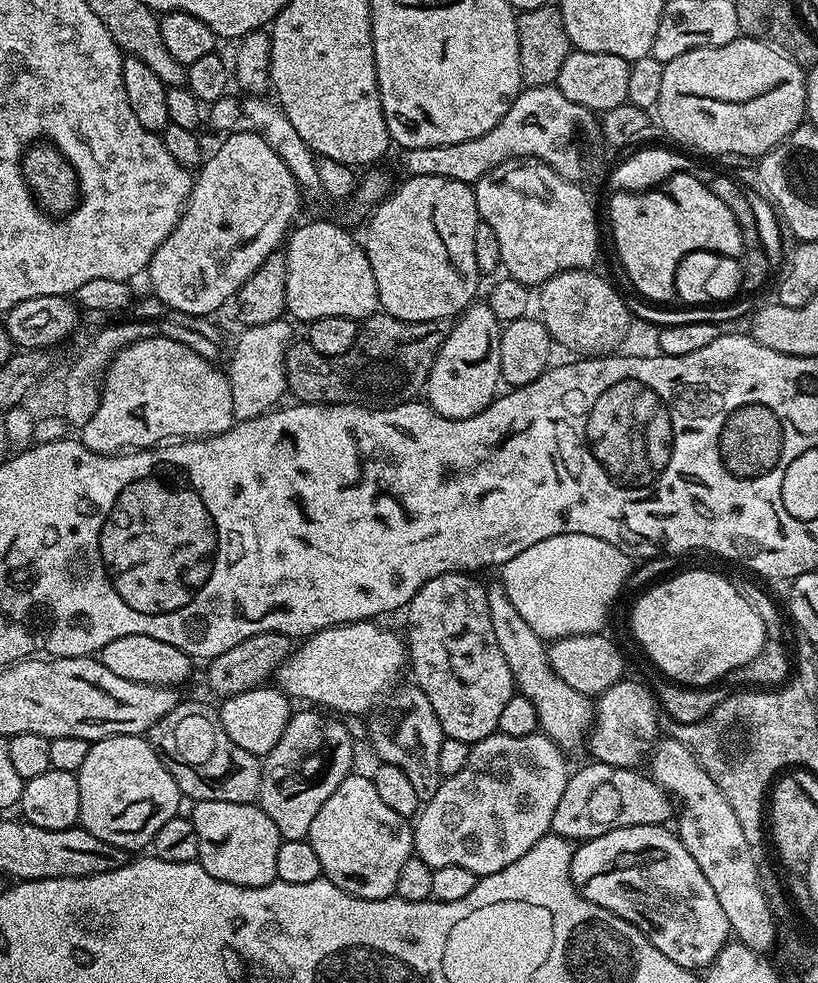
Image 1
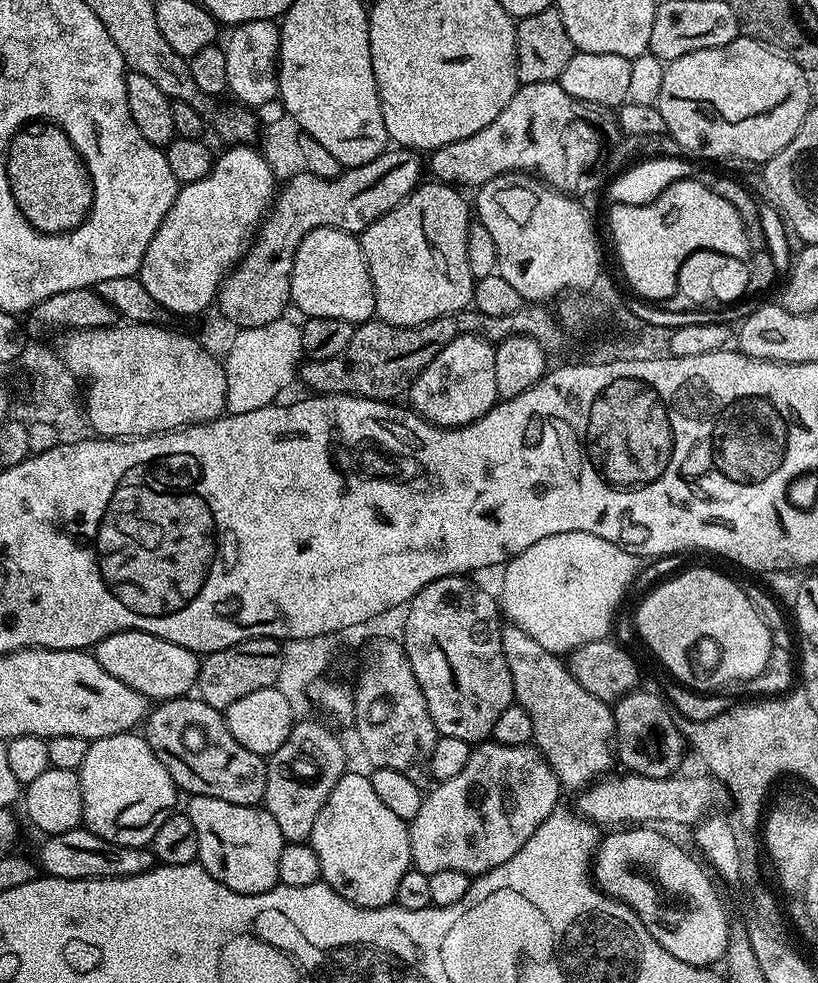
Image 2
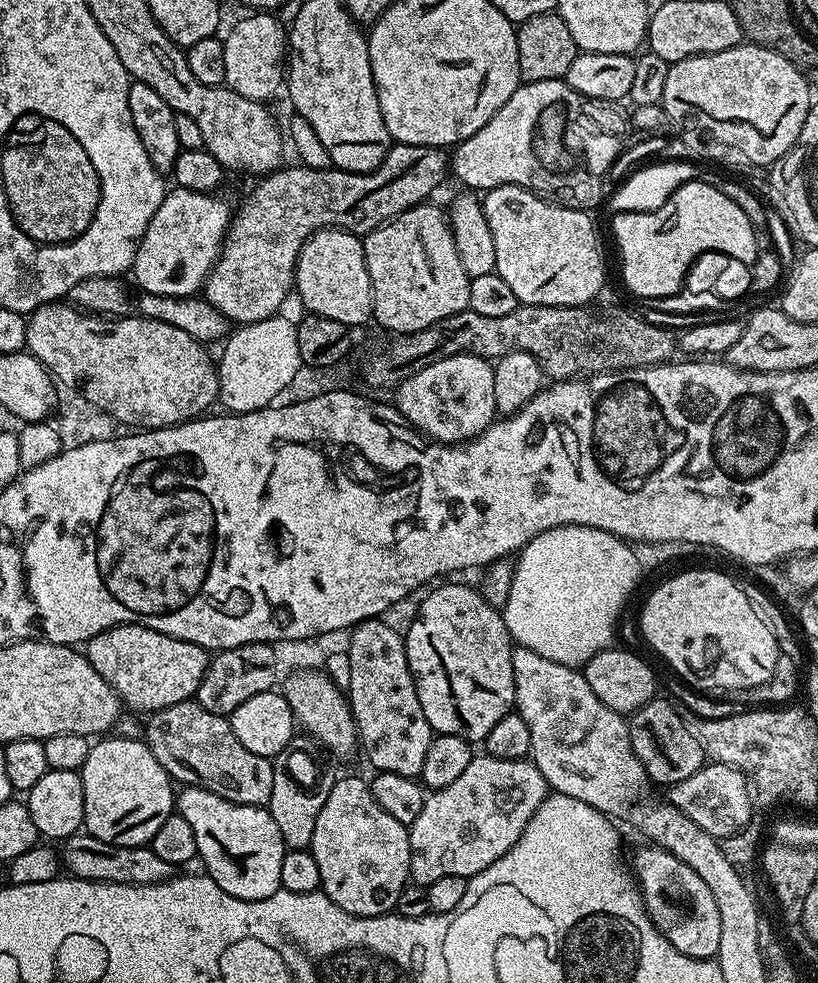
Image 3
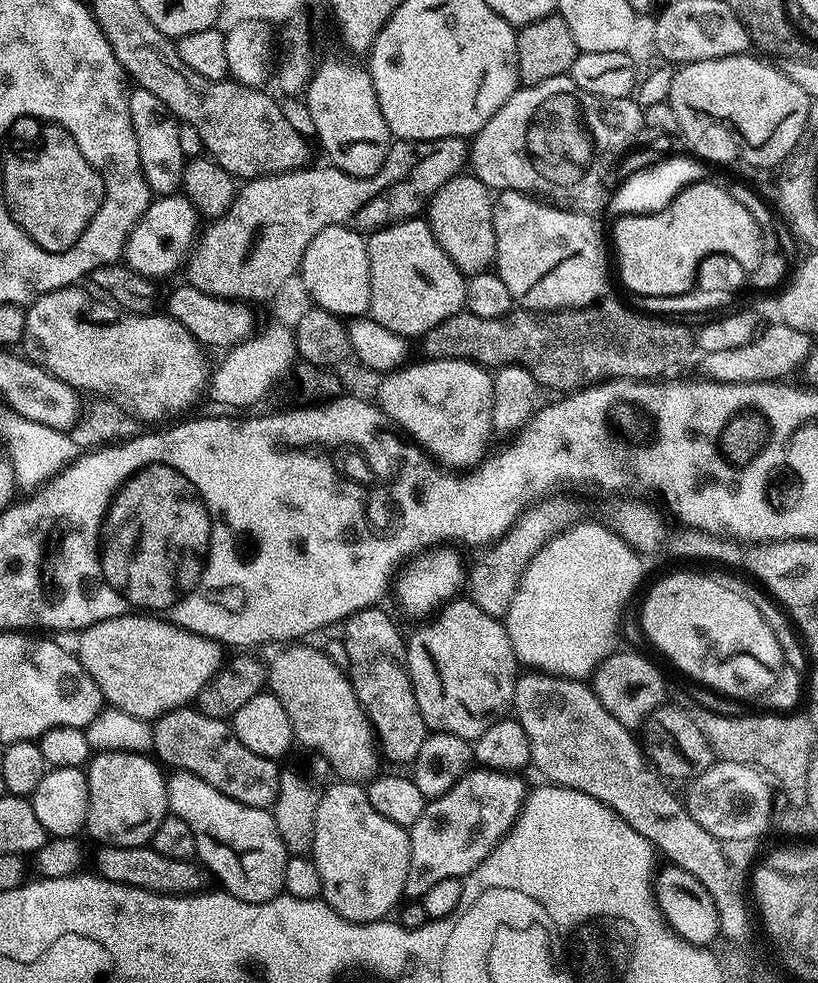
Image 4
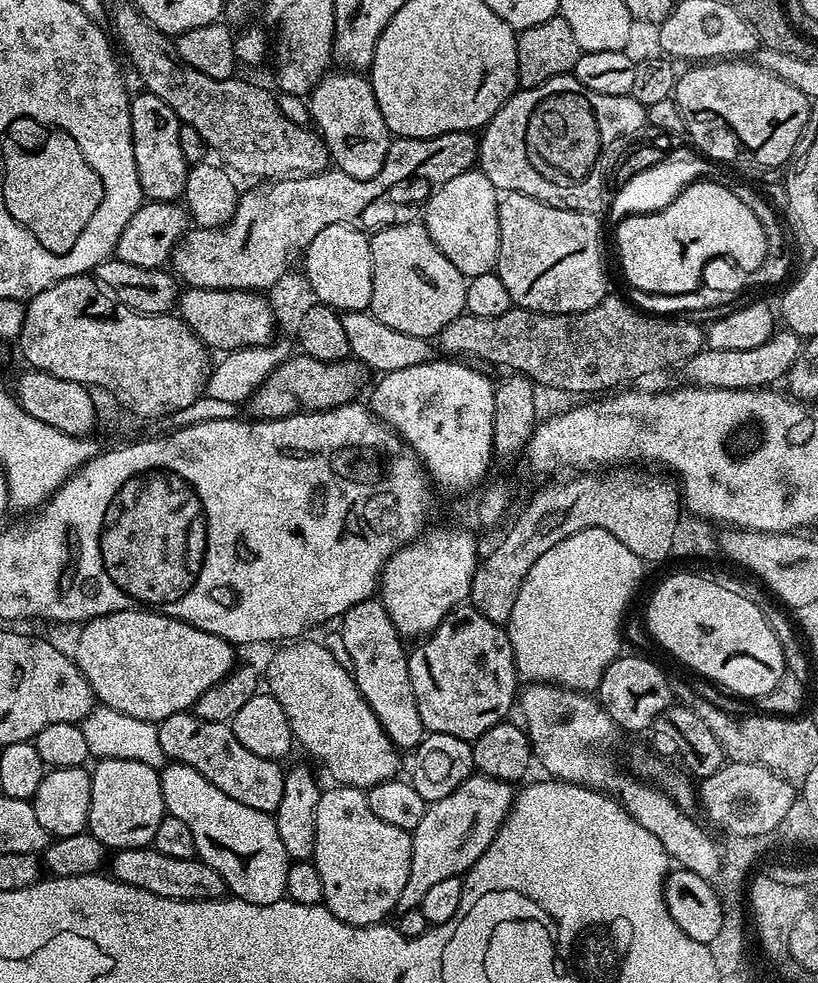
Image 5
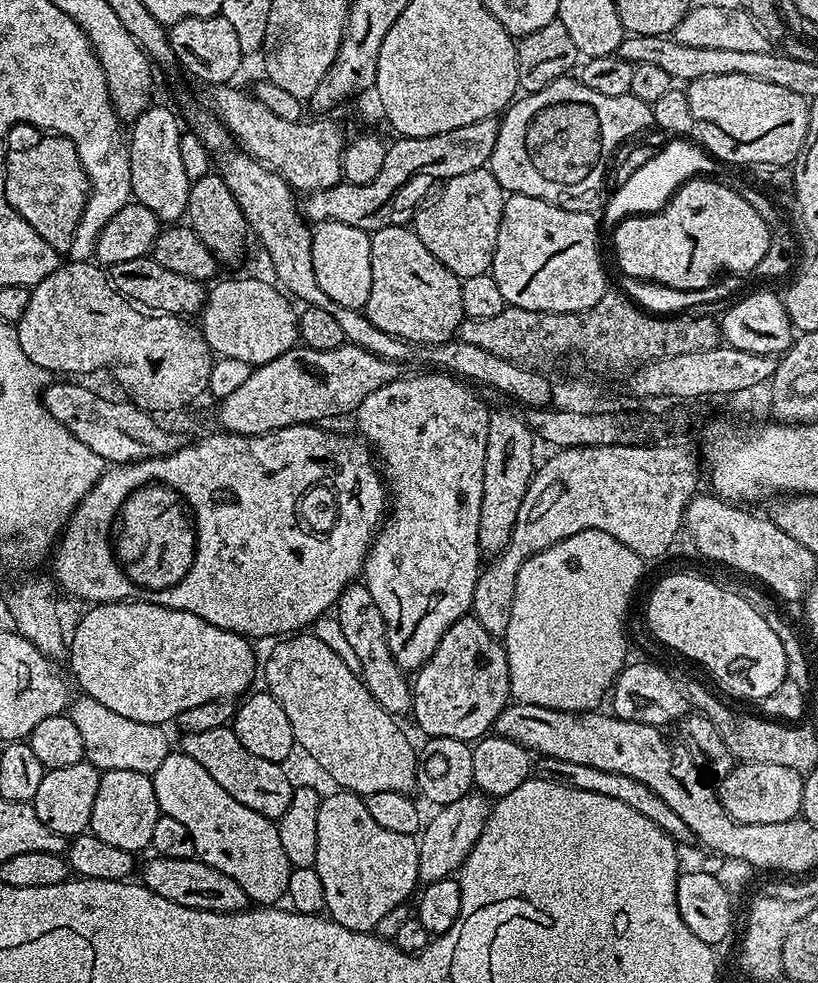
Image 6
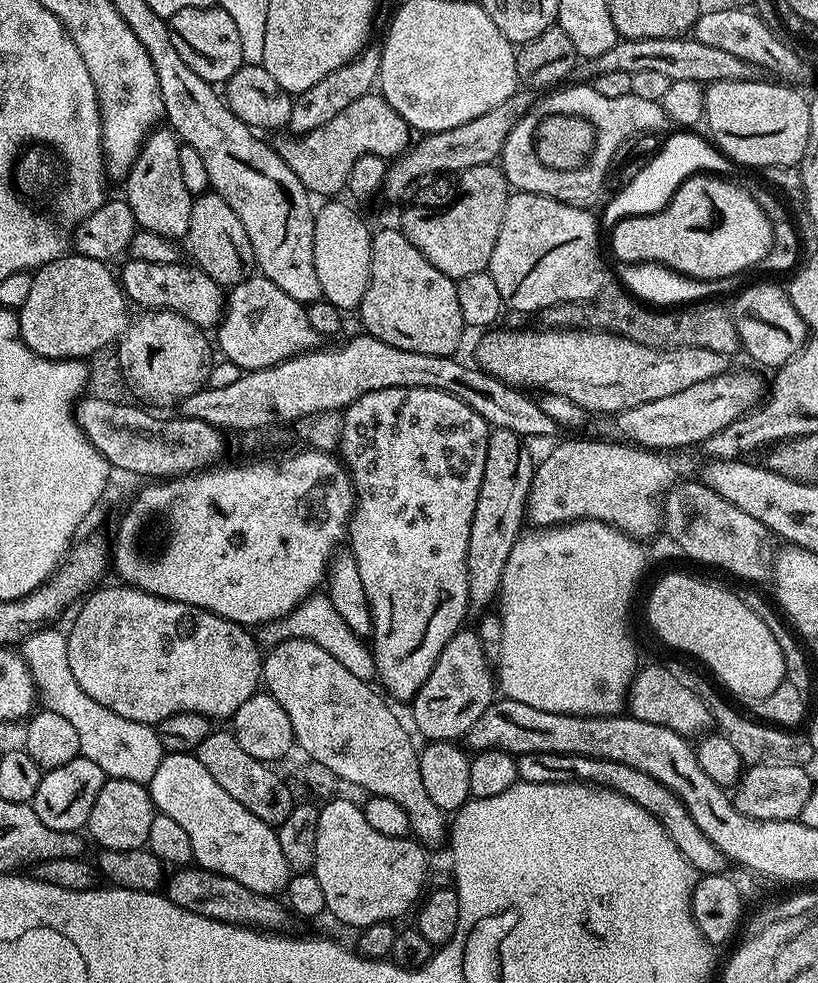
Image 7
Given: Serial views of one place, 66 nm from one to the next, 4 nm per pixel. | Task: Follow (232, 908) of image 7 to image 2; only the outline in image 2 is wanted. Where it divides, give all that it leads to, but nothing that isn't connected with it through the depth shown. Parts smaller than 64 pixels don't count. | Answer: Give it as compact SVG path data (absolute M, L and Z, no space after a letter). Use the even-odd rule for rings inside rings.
M81 826L63 832L57 836L48 836L40 848L38 864L47 875L57 876L63 880L91 880L106 876L133 876L149 872L157 867L158 861L151 847L123 848L114 842L106 842L98 838L87 828Z

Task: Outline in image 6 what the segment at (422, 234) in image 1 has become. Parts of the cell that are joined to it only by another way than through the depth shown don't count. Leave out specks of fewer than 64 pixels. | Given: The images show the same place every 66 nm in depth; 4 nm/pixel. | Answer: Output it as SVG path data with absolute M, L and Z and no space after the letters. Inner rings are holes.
M390 226L383 228L377 232L371 233L372 241L370 242L370 270L372 271L372 281L370 282L370 298L365 302L362 309L363 314L368 316L369 322L386 334L393 335L394 338L408 340L414 344L441 344L447 340L453 339L459 333L460 324L465 320L465 314L462 310L462 290L460 289L460 277L454 275L450 270L446 270L446 266L442 266L442 262L438 262L438 258L434 258L434 254L430 254L430 250L426 250L426 246L422 246L422 238L418 238L418 234L408 226Z

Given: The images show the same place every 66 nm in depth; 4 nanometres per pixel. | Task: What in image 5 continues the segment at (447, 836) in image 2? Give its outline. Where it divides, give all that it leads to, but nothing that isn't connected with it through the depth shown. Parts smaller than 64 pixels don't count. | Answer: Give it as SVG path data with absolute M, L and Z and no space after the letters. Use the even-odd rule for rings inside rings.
M474 774L462 782L454 794L446 794L446 798L433 801L411 833L410 875L398 898L397 911L401 913L419 907L423 895L435 883L451 876L463 877L474 866L474 862L482 858L490 842L494 842L502 822L512 809L513 799L514 788L509 781Z

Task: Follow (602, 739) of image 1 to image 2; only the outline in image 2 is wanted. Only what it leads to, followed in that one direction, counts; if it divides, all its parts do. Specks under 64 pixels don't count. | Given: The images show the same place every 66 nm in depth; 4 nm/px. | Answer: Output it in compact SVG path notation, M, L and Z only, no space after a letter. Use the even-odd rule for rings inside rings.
M637 690L629 692L621 700L615 701L616 734L614 737L614 756L625 764L637 776L666 778L679 773L680 759L686 752L686 736L679 728L673 709L666 703L665 697L656 692Z

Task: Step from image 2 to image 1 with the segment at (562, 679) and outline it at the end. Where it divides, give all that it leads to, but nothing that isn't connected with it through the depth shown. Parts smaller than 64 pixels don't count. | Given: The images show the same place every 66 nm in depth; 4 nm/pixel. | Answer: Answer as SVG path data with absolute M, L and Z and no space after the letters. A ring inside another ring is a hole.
M503 583L488 584L486 602L490 606L490 627L494 630L494 638L498 641L498 650L502 650L502 658L506 658L506 666L510 666L510 674L515 691L519 695L530 698L534 710L538 714L539 731L552 739L553 744L565 753L571 754L576 747L585 743L592 727L594 704L578 690L566 686L548 661L545 641L541 640L534 630L530 630L526 618L518 614L514 602L506 594Z

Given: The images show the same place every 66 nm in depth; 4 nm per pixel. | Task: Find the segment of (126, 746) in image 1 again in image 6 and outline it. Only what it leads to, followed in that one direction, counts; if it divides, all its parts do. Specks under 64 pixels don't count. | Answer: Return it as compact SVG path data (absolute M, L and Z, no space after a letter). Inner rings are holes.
M110 769L101 775L98 782L98 795L94 798L92 811L91 835L97 836L118 850L140 854L152 842L154 822L162 815L158 798L154 798L154 786L151 775L135 770Z

